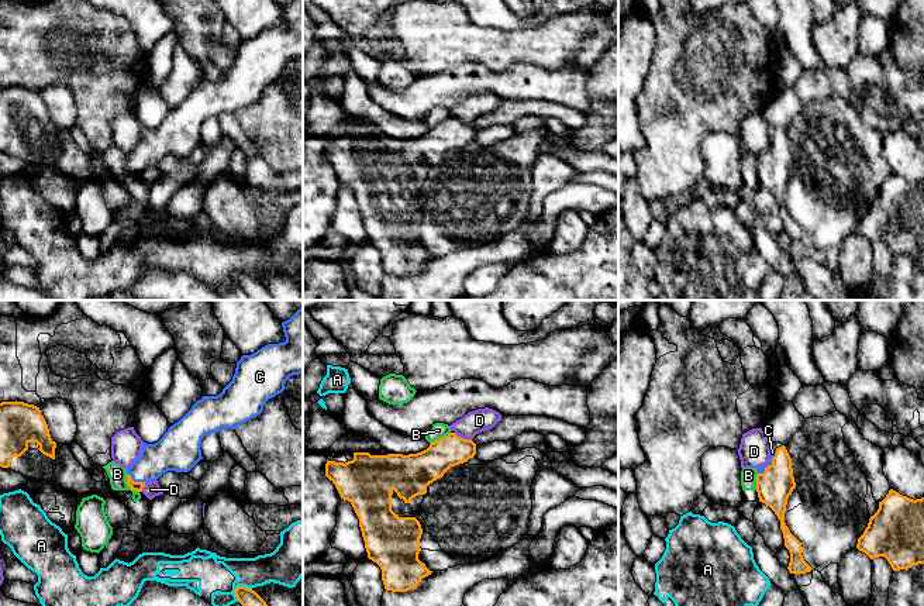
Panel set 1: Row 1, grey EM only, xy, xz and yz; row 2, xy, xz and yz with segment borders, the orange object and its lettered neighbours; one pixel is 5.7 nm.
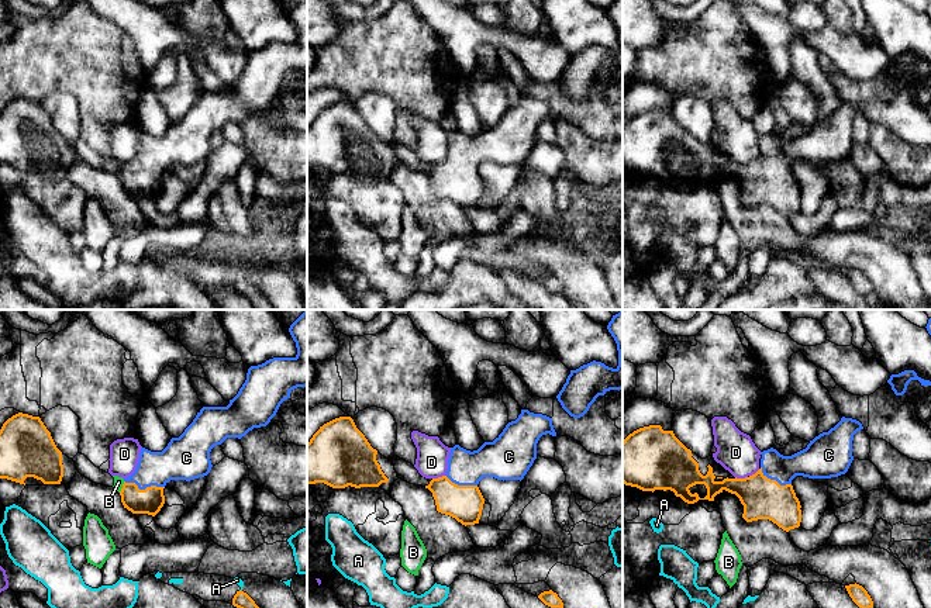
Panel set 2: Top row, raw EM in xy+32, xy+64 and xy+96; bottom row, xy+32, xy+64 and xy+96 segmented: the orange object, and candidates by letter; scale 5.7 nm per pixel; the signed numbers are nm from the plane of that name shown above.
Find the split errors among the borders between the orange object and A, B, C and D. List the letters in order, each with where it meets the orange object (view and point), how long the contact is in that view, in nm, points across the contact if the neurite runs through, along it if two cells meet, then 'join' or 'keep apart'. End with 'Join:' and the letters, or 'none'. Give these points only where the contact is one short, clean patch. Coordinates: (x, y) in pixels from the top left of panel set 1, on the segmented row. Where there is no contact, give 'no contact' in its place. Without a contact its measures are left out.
A: xy (237, 588) | 120 nm | along xy (251, 588), (238, 586), (234, 591), (237, 601) | keep apart
B: xy (128, 485) | 130 nm | keep apart
C: xy (137, 482) | 120 nm | across xy (137, 486), (137, 482), (169, 453) | join
D: xz (466, 440) | 60 nm | keep apart
Join: C

